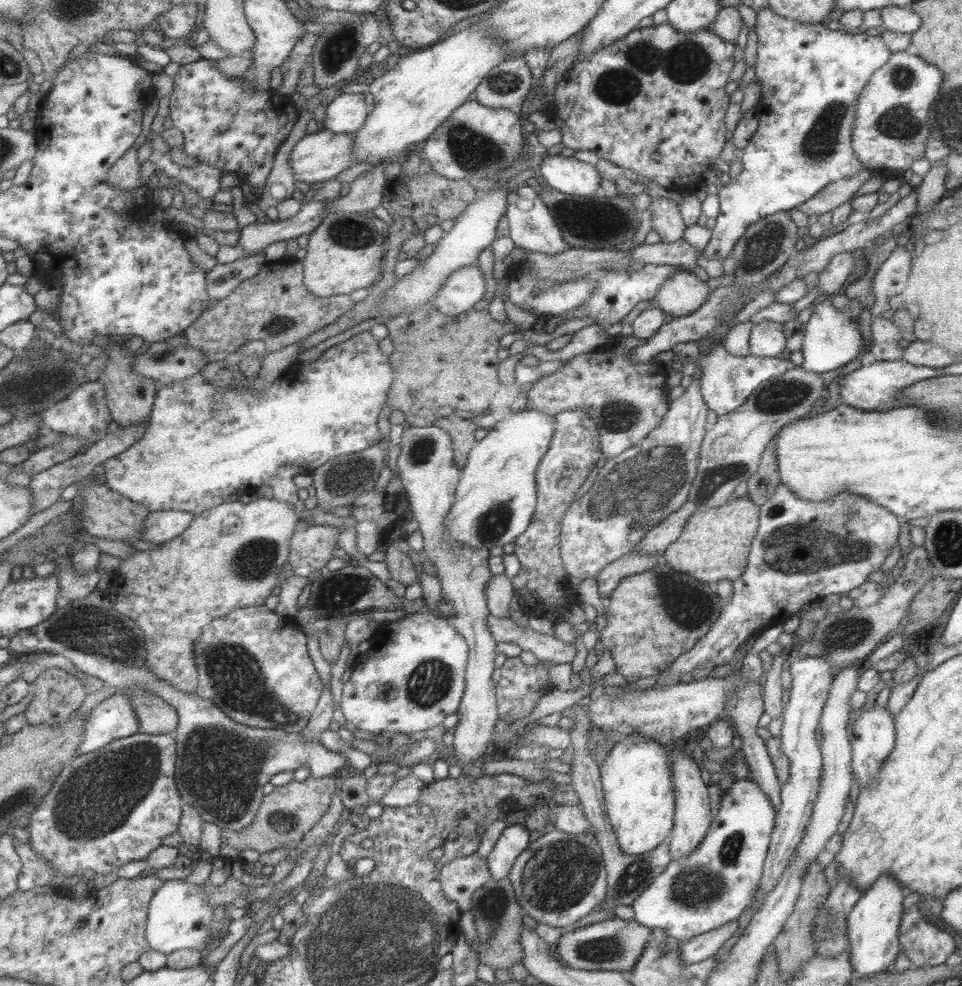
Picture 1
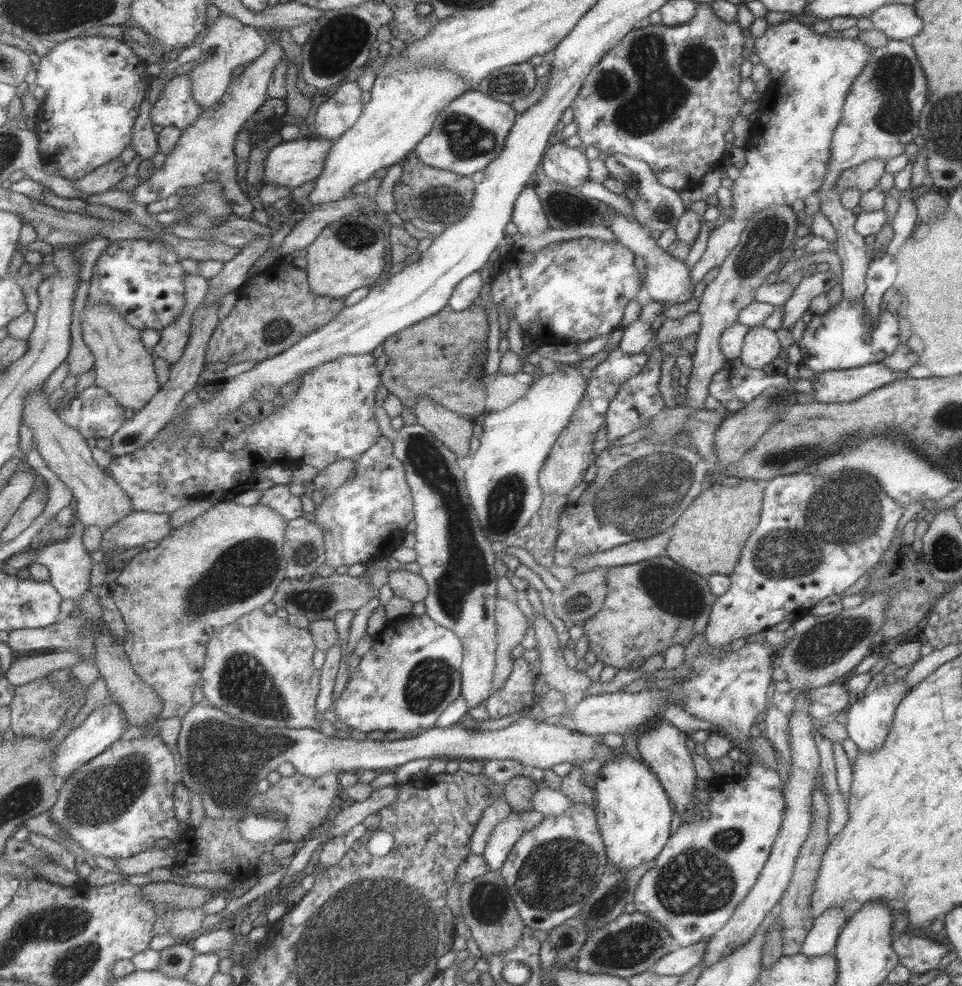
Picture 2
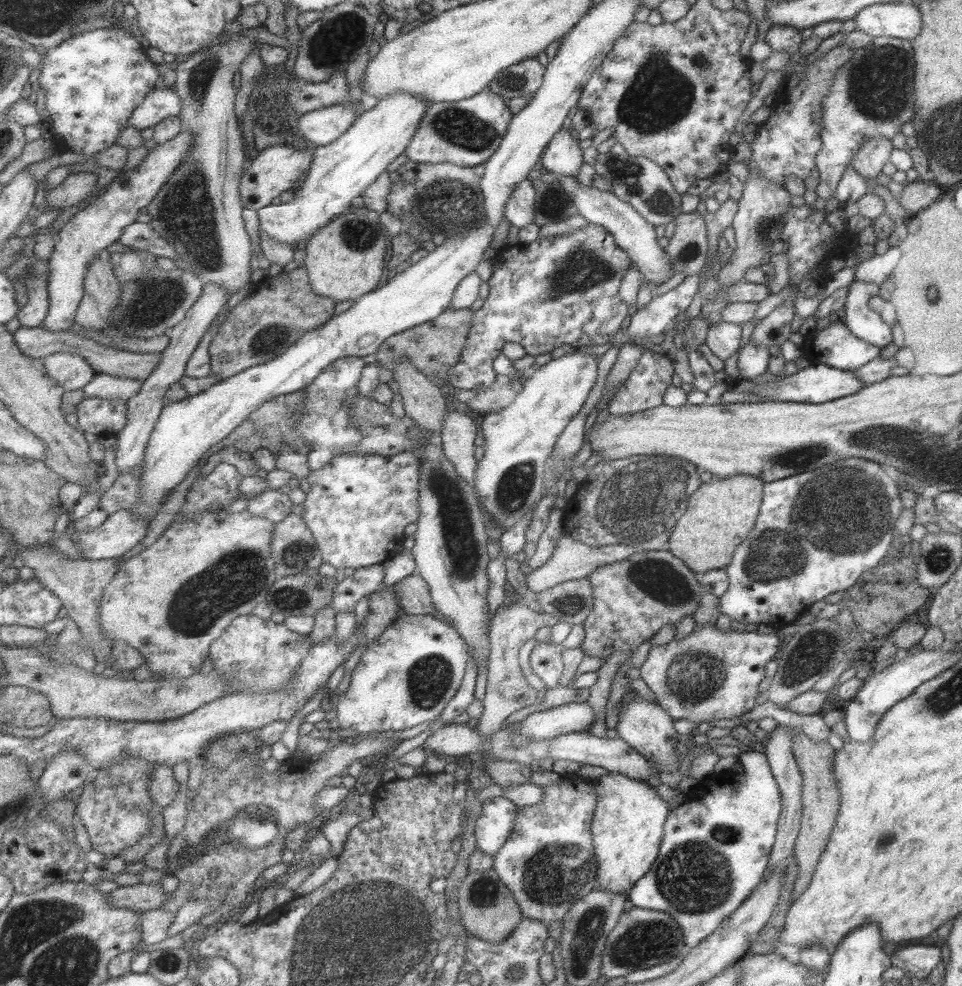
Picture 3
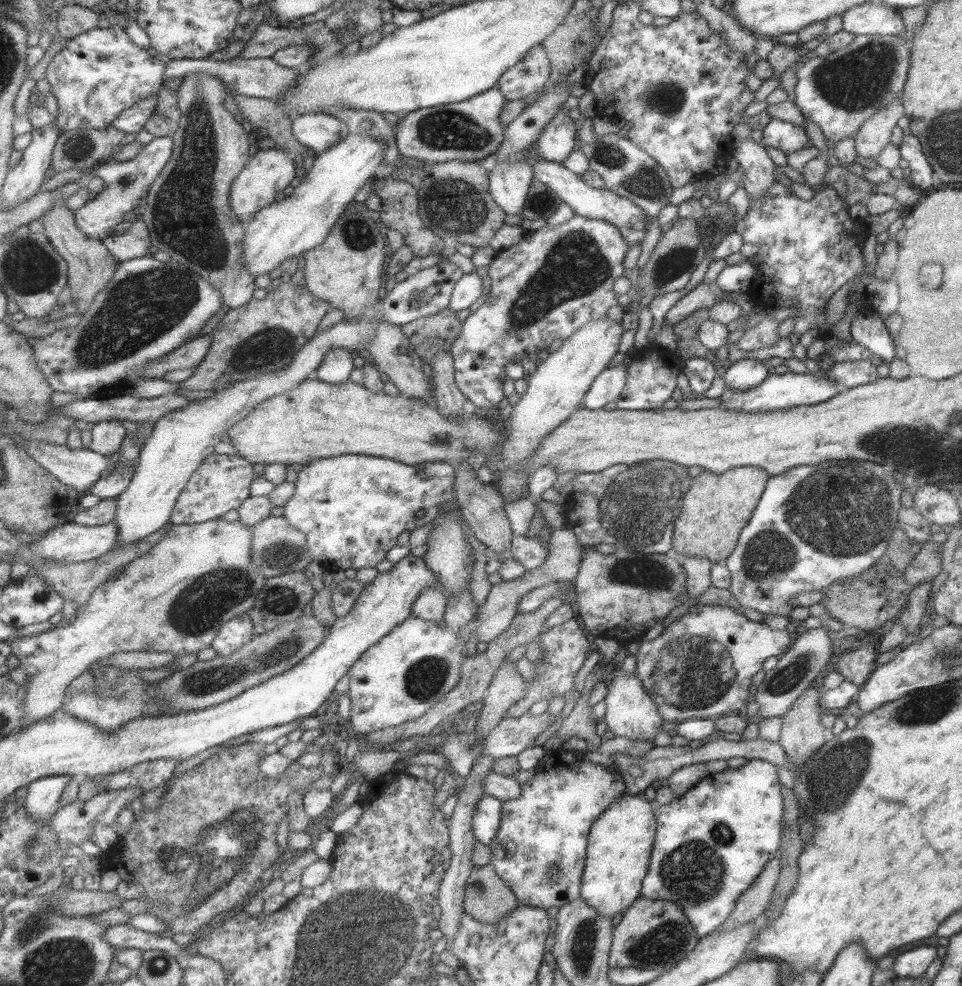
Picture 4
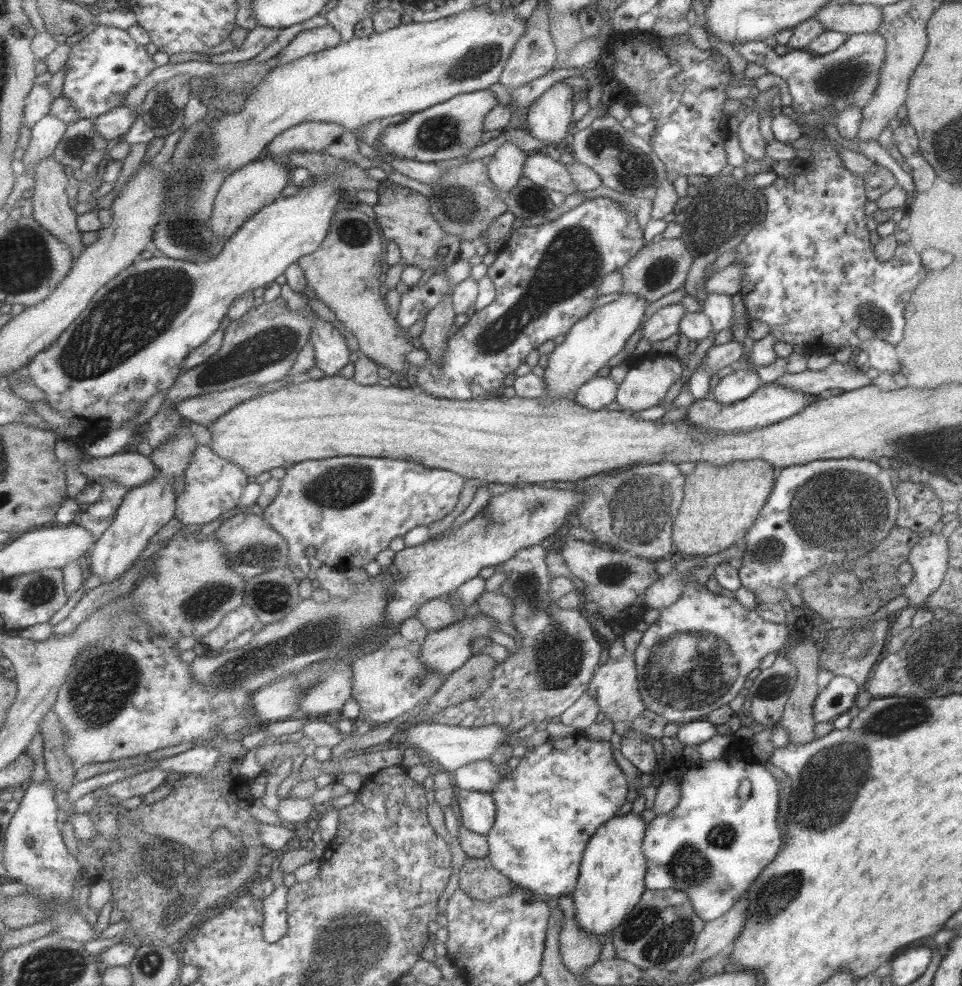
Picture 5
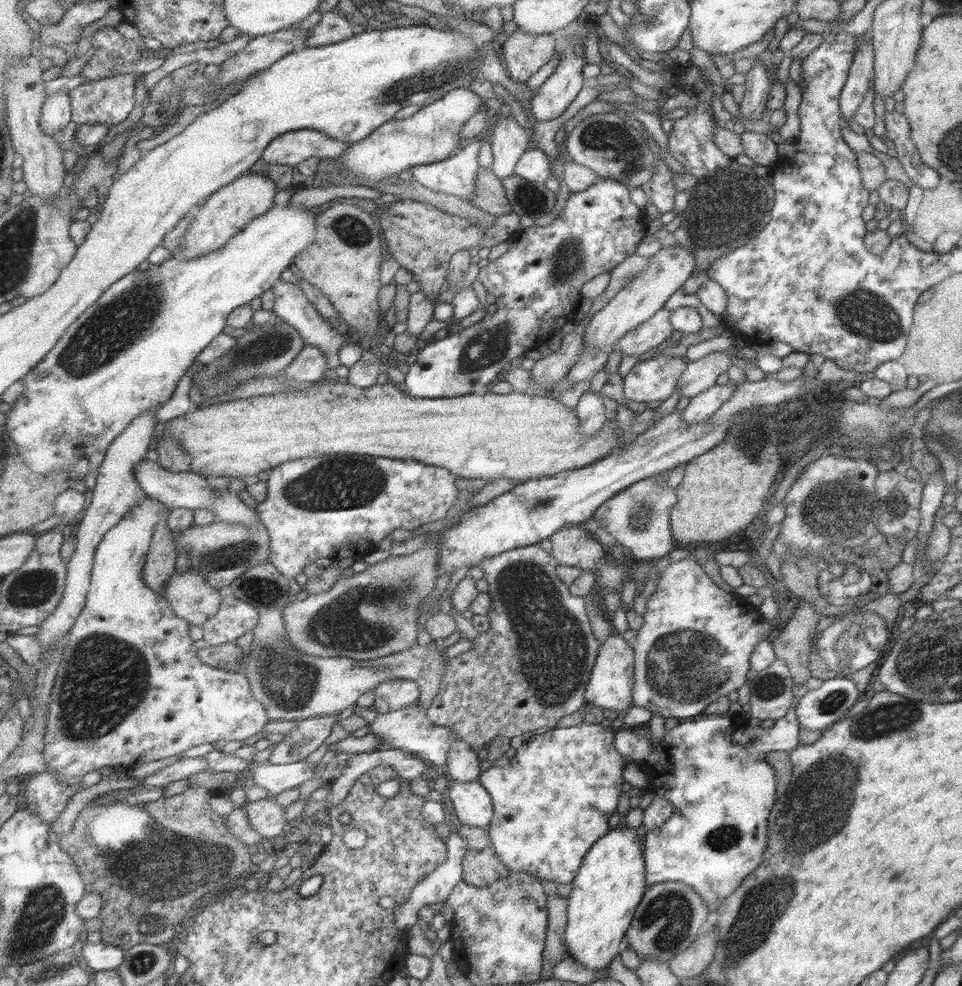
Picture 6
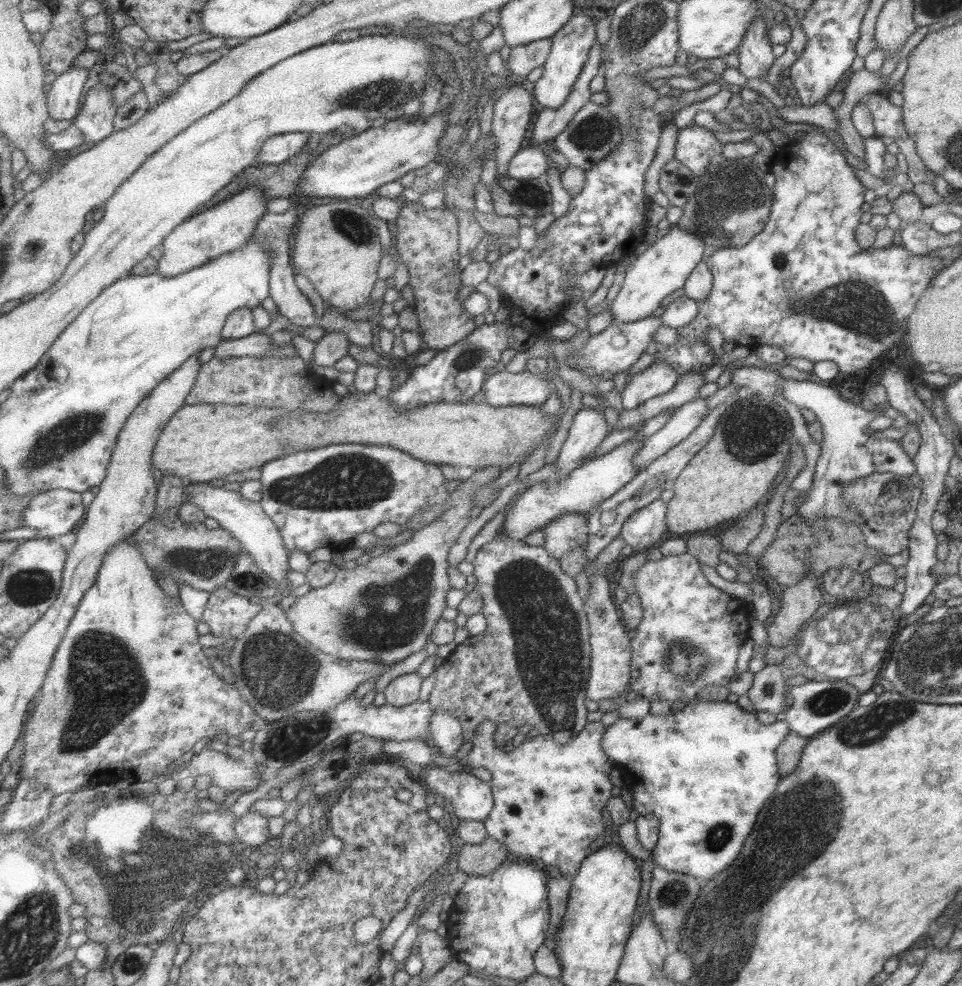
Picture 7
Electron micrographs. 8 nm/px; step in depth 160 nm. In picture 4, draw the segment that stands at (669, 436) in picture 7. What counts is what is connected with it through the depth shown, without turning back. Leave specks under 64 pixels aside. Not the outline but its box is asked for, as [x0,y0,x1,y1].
[722,359,768,390]

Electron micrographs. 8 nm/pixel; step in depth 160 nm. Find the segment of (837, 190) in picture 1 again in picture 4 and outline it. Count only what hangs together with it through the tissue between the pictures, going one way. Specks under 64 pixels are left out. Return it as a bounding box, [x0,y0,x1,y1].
[853,96,904,160]

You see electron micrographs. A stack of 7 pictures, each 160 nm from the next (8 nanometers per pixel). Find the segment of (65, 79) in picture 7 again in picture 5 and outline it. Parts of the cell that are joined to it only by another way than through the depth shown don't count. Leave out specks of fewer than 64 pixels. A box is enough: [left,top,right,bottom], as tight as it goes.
[21,114,68,172]

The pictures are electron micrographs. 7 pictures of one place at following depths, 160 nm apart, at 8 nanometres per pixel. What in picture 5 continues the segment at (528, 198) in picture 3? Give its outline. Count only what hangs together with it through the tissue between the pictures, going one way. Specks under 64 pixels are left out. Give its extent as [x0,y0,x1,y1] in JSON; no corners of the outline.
[487,142,527,198]

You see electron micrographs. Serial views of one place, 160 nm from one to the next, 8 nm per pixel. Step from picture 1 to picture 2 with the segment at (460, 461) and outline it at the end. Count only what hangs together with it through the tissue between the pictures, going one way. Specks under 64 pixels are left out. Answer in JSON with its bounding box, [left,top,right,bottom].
[411,394,474,459]

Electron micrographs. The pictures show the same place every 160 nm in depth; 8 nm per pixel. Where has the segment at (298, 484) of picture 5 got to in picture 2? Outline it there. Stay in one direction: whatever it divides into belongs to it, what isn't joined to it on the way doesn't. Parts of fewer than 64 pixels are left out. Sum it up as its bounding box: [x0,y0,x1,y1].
[315,436,415,569]

